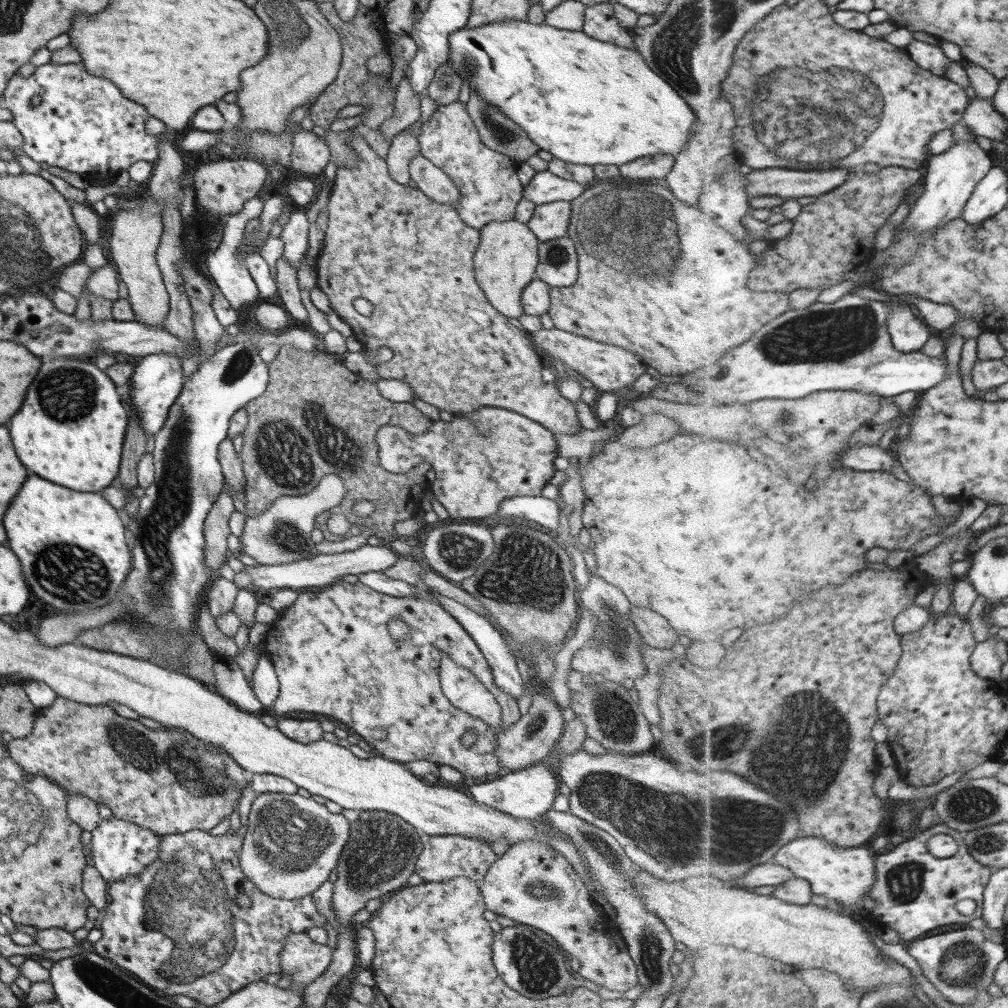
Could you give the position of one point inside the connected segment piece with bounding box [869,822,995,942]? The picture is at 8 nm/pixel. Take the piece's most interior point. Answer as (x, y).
(917, 892)

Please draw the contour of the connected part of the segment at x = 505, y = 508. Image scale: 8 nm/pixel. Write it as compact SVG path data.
M542 496L533 497L512 497L504 499L500 503L496 512L496 518L524 518L524 520L532 520L536 524L541 524L543 528L549 528L554 532L558 532L558 512L559 505L554 499L548 499Z

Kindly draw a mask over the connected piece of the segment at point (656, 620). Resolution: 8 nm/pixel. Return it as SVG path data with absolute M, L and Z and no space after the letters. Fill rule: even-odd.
M634 608L632 620L634 620L645 644L652 648L672 648L682 640L682 638L678 640L678 634L668 624L668 620L664 620L660 614L656 614L648 608Z

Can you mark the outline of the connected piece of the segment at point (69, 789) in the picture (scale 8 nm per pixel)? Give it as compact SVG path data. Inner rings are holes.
M57 696L54 704L46 708L37 709L34 728L29 736L12 739L6 744L9 758L14 759L27 773L44 775L51 779L56 785L64 789L67 794L78 793L84 795L84 797L88 797L88 799L91 799L98 805L108 806L116 817L137 824L142 828L147 828L162 836L182 834L194 829L210 831L239 806L242 792L248 786L250 779L247 772L226 751L213 744L198 740L190 733L182 731L182 729L162 728L149 730L140 723L140 720L123 718L114 711L108 705L84 705Z

